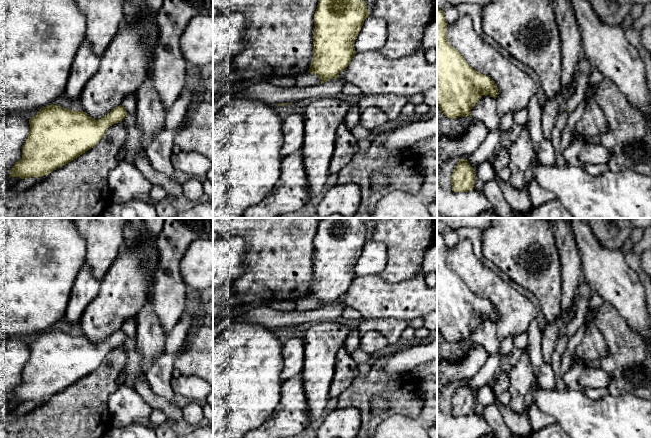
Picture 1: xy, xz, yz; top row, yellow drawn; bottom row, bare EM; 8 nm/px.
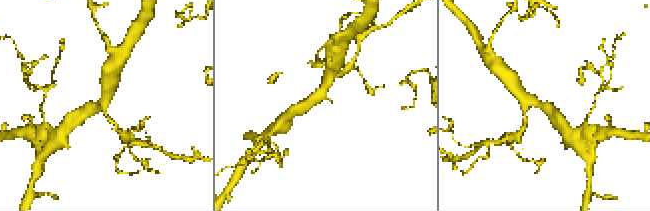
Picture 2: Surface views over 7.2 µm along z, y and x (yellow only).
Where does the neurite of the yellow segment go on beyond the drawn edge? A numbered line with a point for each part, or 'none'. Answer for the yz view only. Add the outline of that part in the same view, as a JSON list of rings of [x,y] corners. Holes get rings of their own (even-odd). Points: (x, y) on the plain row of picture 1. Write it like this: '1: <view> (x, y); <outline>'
1: yz (578, 320); [[[584,289],[577,300],[577,308],[575,315],[564,332],[567,333],[569,337],[574,335],[577,330],[584,324],[588,311],[588,306],[590,305],[588,301],[588,294],[588,291]]]

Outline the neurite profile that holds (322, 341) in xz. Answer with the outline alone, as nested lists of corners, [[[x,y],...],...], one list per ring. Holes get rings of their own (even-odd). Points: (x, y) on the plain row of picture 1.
[[[334,321],[316,323],[303,339],[305,393],[309,406],[310,423],[327,407],[329,390],[334,377],[336,354],[344,347],[351,328]]]

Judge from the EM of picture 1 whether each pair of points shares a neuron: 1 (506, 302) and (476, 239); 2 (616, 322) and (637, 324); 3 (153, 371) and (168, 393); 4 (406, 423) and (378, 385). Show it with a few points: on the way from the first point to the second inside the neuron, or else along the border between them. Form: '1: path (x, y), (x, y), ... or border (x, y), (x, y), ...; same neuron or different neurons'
1: border (463, 237), (470, 241), (472, 249), (479, 255); different neurons
2: border (613, 305), (640, 336); different neurons
3: path (154, 376), (163, 388); same neuron
4: border (394, 413), (387, 416), (375, 427); different neurons

